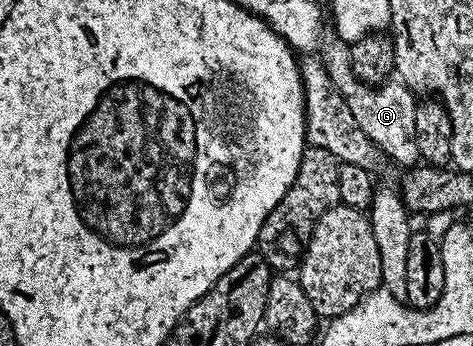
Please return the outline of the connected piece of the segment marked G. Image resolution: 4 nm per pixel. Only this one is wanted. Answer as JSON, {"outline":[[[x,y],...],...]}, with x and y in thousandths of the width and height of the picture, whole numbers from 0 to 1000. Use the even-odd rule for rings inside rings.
{"outline":[[[687,118],[681,165],[698,231],[706,231],[706,254],[715,254],[723,289],[732,289],[748,347],[757,347],[757,370],[765,370],[765,382],[774,382],[778,402],[805,434],[812,454],[835,477],[837,468],[846,486],[882,477],[890,465],[884,405],[875,405],[875,324],[884,283],[873,260],[844,231],[814,234],[801,254],[763,231],[744,191],[744,133],[727,118]]]}

